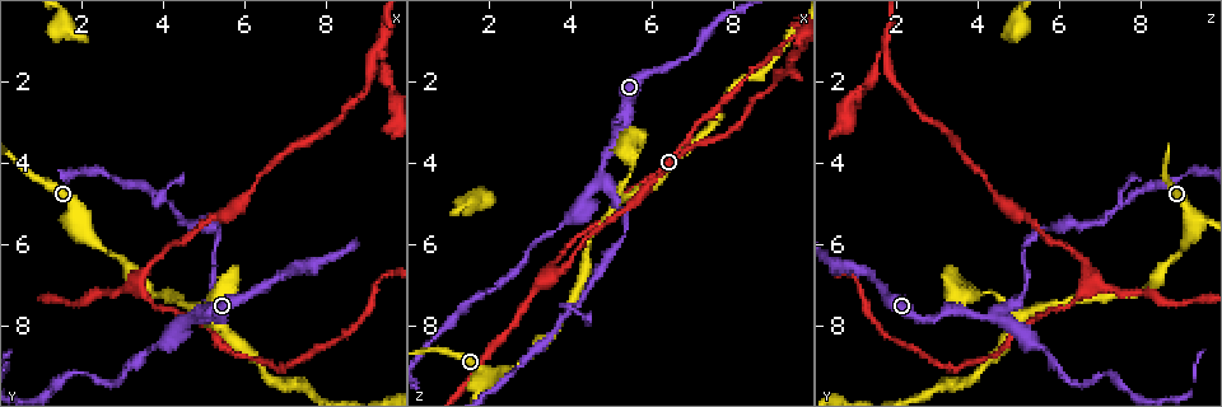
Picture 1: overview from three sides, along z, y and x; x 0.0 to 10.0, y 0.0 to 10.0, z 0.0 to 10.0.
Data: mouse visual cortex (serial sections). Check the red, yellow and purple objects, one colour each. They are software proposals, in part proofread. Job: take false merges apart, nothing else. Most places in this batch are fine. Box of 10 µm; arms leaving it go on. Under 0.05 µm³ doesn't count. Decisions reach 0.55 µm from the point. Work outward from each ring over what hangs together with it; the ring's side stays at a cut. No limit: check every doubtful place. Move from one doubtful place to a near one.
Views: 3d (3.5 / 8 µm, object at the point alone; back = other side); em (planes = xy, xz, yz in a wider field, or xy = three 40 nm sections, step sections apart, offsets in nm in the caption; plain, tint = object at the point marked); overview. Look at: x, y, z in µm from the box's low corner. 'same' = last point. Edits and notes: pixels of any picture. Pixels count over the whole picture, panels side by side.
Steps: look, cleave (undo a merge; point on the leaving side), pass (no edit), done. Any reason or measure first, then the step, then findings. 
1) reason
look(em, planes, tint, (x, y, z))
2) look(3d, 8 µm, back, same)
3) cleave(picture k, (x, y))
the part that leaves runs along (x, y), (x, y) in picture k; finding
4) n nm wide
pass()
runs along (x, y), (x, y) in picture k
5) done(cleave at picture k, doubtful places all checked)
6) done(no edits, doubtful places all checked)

three arms meet
look(3d, 3.5 µm, (4.80, 7.85, 4.40))

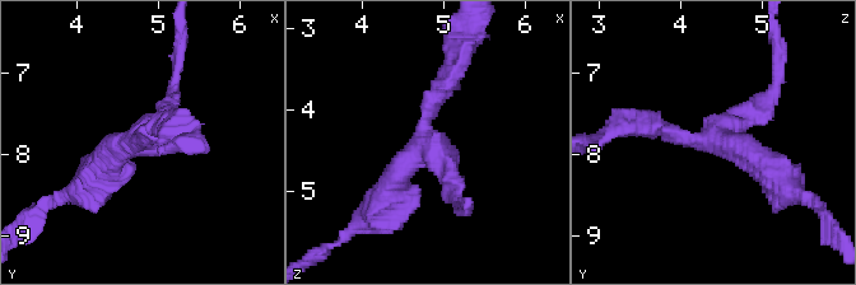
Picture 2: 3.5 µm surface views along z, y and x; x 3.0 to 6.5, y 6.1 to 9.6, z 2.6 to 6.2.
3 arms; arms of 200, 200, 300 nm; shape alone is not enough
look(em, xy, step 5, tint, (4.75, 7.75, 4.45))

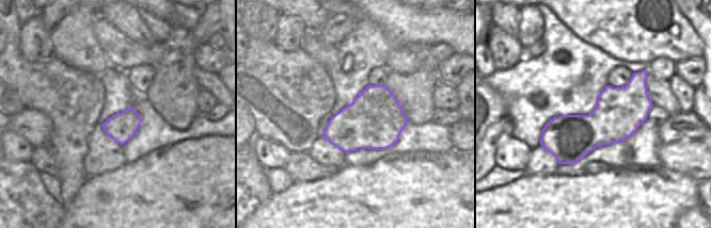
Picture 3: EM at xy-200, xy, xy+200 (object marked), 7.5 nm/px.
pass()
runs along (449, 71), (386, 205) in picture 2; continuous, no second cell

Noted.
arms part here
look(3d, 3.5 µm, back, (3.50, 6.80, 6.75))

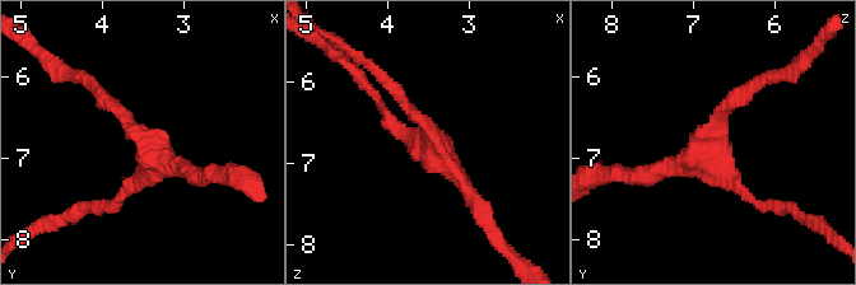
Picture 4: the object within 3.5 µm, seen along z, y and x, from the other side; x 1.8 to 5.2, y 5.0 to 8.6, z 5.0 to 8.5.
3 arms; arms of 150, 200, 200 nm; now the EM
look(em, xy, step 2, tint, (3.40, 6.85, 6.75))

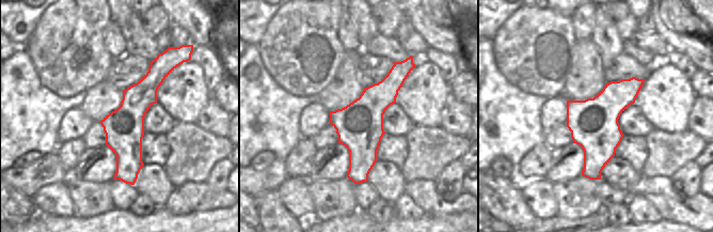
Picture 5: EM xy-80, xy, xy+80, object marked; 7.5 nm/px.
pass()
runs along (112, 204), (148, 145), (97, 90) in picture 4; continuous, no second cell

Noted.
thin neck
look(3d, 3.5 µm, (9.25, 1.30, 1.85))

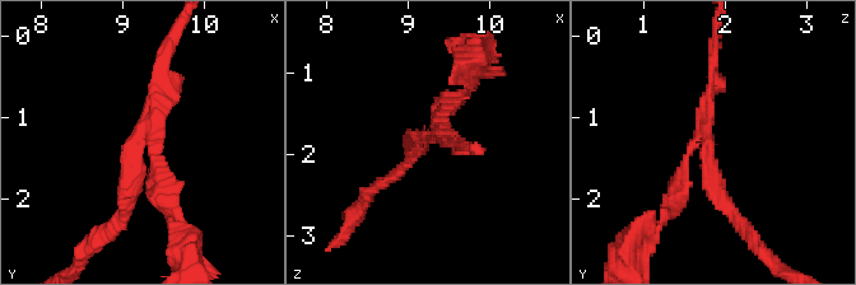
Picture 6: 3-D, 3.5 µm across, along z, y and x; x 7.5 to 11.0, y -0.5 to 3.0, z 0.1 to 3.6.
3 arms; arms of 150, 200, 200 nm; shape alone is not enough
look(em, planes, tint, (9.20, 1.25, 1.75))

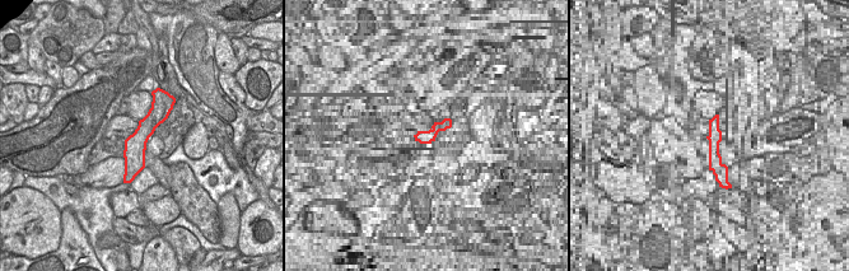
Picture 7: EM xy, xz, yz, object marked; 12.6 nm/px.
cleave(picture 6, (678, 177))
the part that leaves runs along (149, 140), (177, 229) in picture 6; two cells meet here

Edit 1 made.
done(cleave at picture 6, doubtful places all checked)

